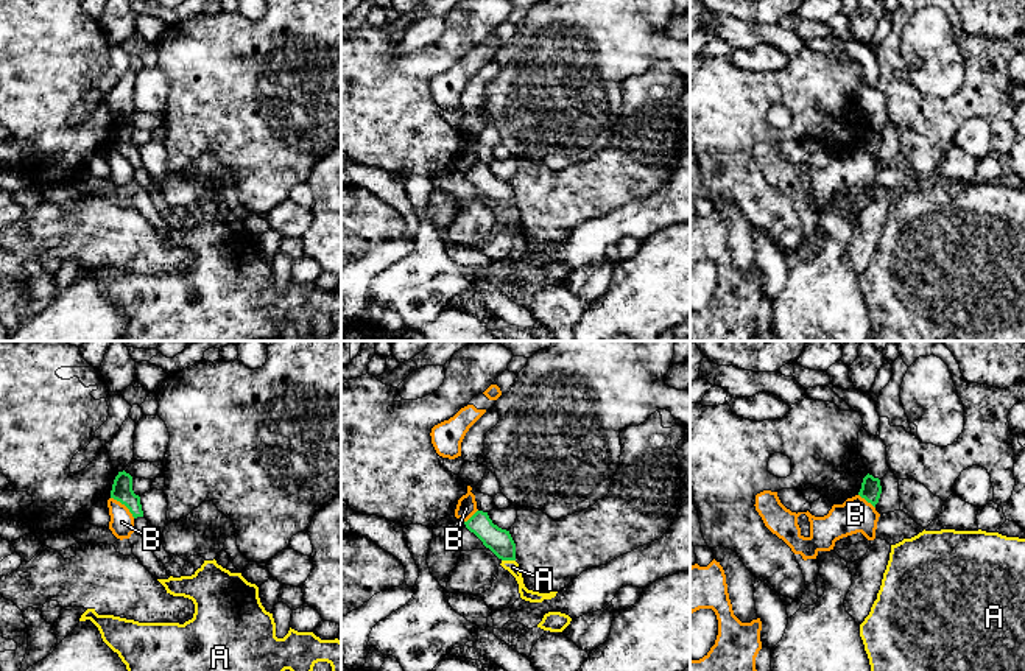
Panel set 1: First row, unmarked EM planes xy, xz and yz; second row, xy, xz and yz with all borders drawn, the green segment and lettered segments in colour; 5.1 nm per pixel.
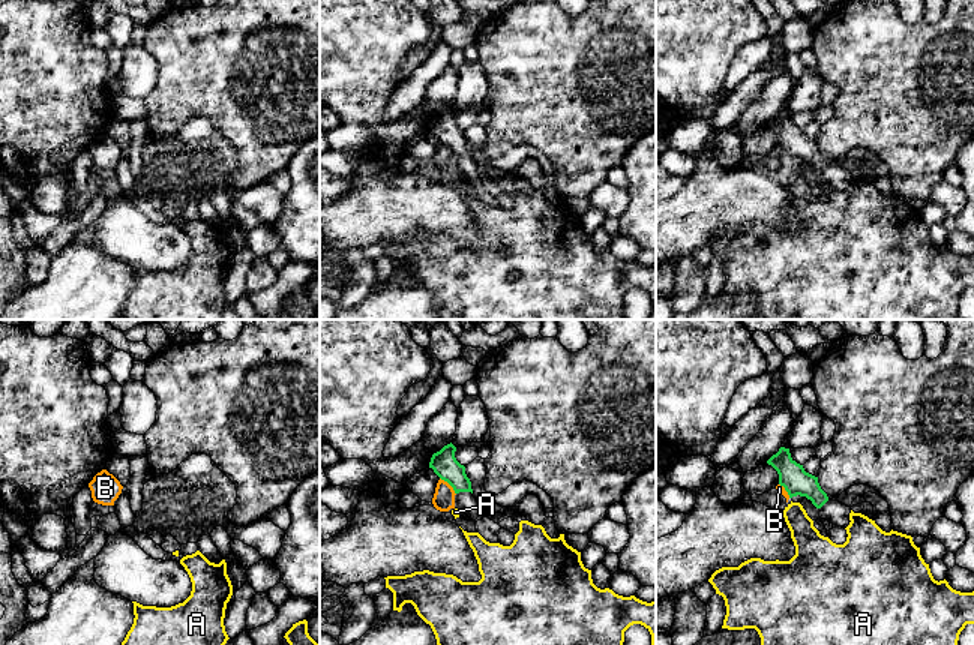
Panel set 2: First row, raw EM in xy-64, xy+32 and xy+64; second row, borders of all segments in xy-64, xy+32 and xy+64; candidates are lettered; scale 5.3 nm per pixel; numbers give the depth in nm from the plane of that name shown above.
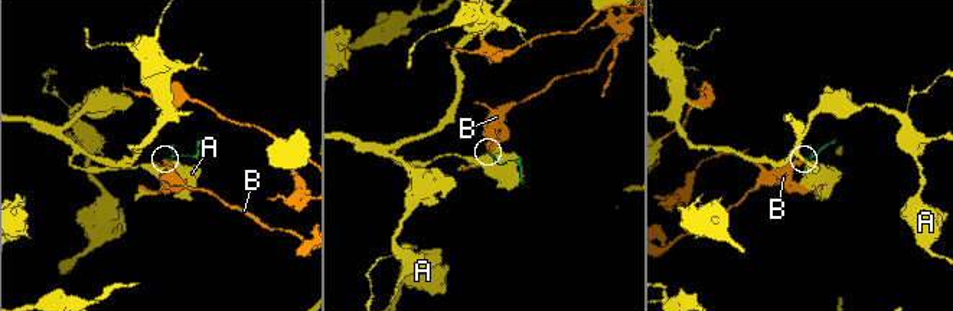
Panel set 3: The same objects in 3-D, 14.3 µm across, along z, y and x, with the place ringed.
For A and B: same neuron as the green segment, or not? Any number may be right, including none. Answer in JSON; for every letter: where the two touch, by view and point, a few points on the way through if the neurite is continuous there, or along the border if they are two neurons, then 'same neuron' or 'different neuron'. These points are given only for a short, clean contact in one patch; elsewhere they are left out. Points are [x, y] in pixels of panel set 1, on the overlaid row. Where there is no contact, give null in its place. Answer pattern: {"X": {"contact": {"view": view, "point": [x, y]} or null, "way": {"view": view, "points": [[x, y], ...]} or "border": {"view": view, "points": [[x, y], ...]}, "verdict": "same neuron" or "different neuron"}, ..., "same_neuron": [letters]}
{"A": {"contact": {"view": "xz", "point": [508, 559]}, "border": {"view": "xz", "points": [[502, 559], [514, 561]]}, "verdict": "different neuron"}, "B": {"contact": {"view": "xy", "point": [123, 503]}, "border": {"view": "xy", "points": [[111, 497], [119, 500], [134, 517]]}, "verdict": "different neuron"}, "same_neuron": []}

